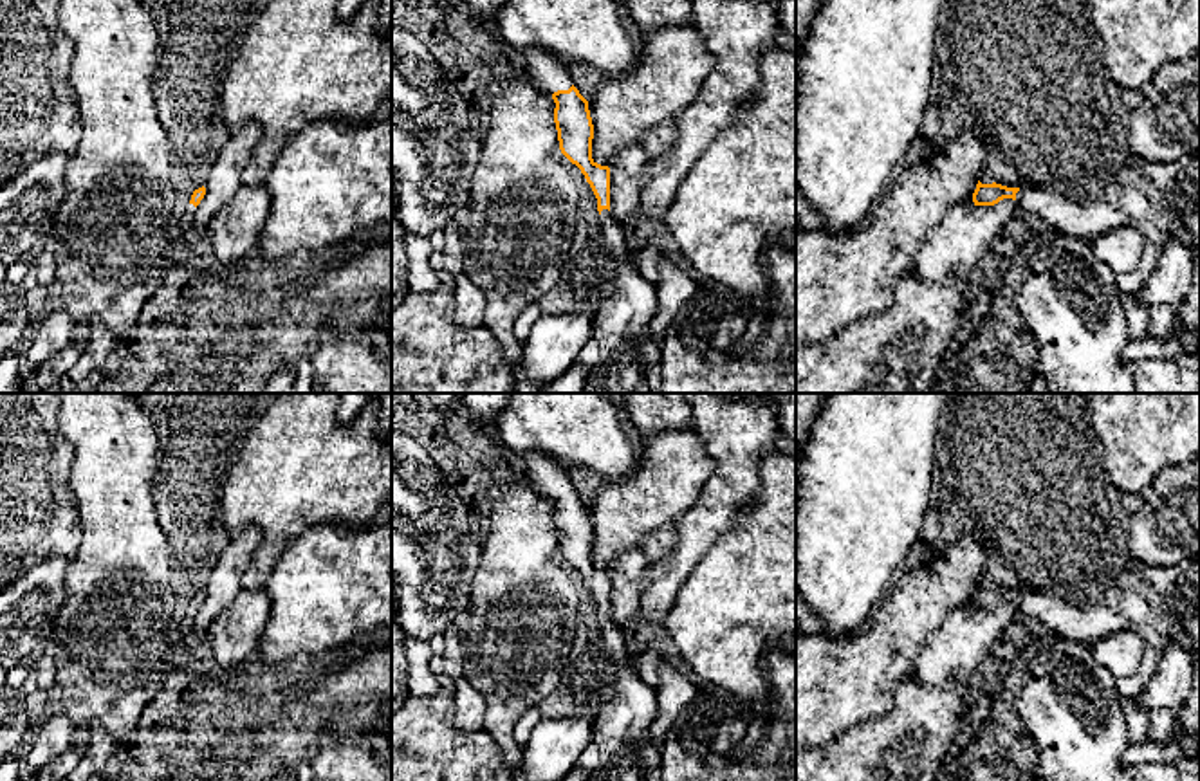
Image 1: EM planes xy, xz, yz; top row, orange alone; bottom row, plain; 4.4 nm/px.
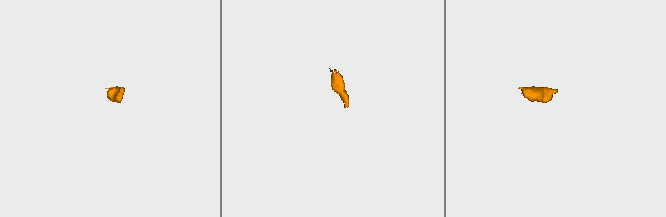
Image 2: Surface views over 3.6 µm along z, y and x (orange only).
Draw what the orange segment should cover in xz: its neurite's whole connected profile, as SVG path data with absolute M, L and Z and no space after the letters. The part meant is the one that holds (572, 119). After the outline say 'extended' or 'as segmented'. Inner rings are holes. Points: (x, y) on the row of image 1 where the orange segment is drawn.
M503 41L500 51L529 74L538 92L554 99L559 150L590 184L597 198L603 249L617 265L612 290L590 314L599 363L588 373L585 393L662 393L660 346L650 330L657 290L639 274L628 231L610 213L610 168L592 159L588 101L572 85L559 56L541 49L516 51Z; extended

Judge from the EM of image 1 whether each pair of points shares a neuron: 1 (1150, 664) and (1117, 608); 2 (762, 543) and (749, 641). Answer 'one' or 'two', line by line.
1: one
2: one

